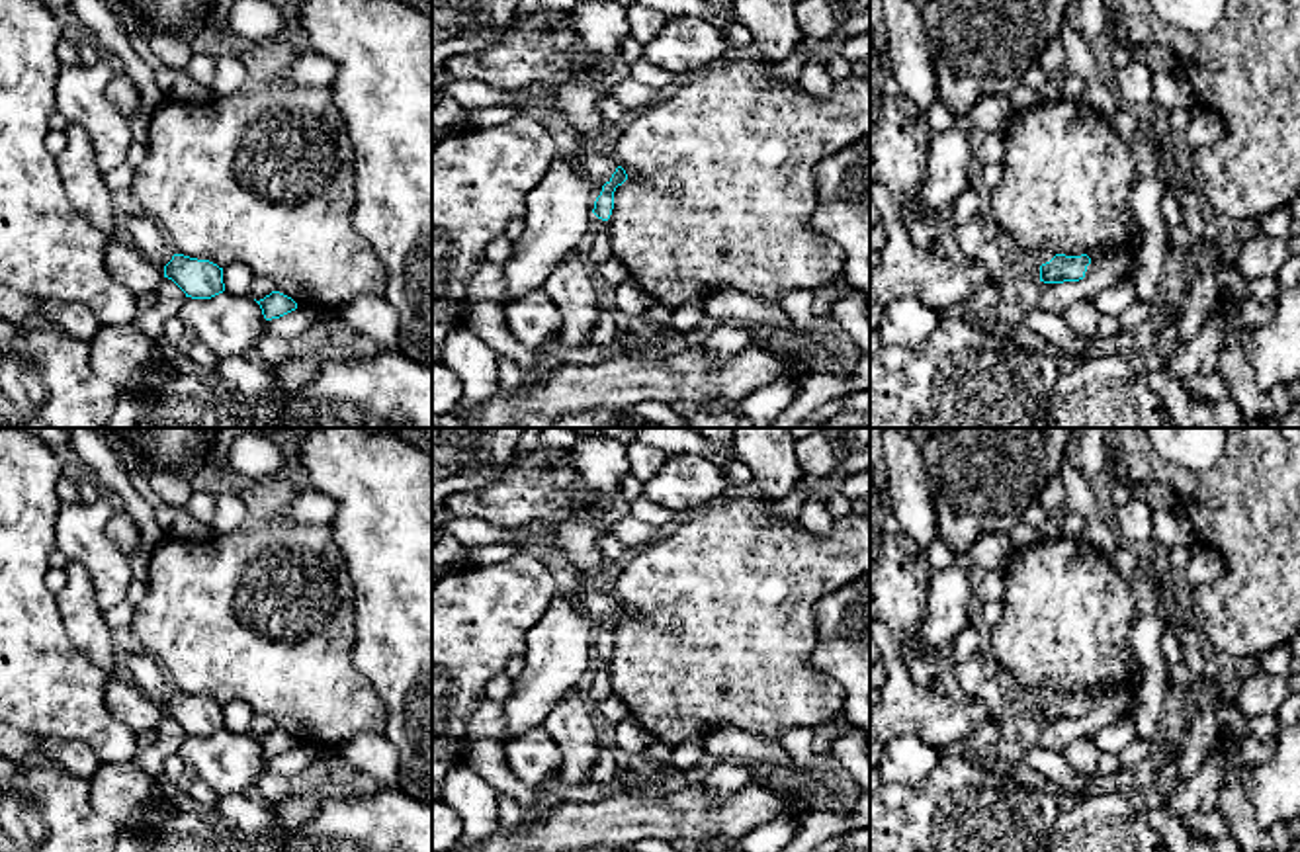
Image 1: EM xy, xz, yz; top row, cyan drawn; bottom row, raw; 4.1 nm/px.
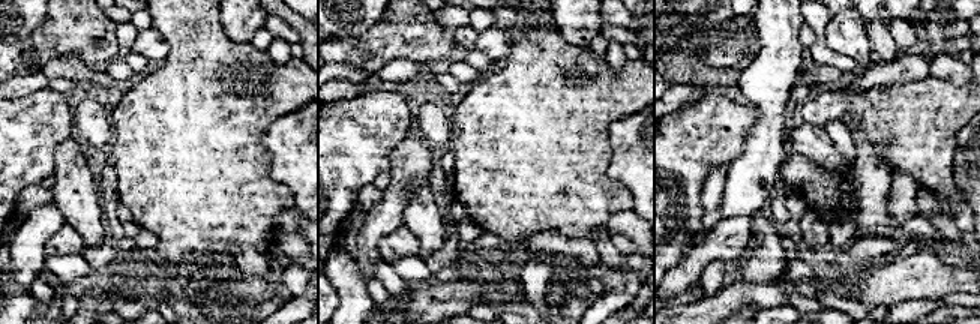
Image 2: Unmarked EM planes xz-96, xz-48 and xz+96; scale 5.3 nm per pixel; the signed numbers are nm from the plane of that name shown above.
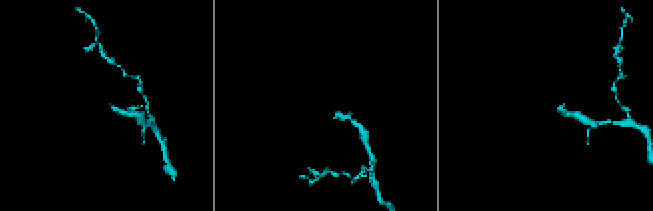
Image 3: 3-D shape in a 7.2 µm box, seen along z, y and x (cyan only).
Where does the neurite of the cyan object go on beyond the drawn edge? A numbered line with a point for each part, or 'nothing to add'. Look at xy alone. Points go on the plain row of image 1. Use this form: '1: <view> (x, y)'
1: xy (143, 671)

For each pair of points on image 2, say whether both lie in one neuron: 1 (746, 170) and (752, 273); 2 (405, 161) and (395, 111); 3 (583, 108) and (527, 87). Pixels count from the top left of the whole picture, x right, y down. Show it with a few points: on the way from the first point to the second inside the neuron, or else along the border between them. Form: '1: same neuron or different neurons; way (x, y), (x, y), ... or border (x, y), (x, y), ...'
1: different neurons; border (767, 207), (761, 207), (749, 216)
2: different neurons; border (411, 125), (407, 137), (392, 152), (389, 171)
3: same neuron; way (569, 102), (541, 101)

